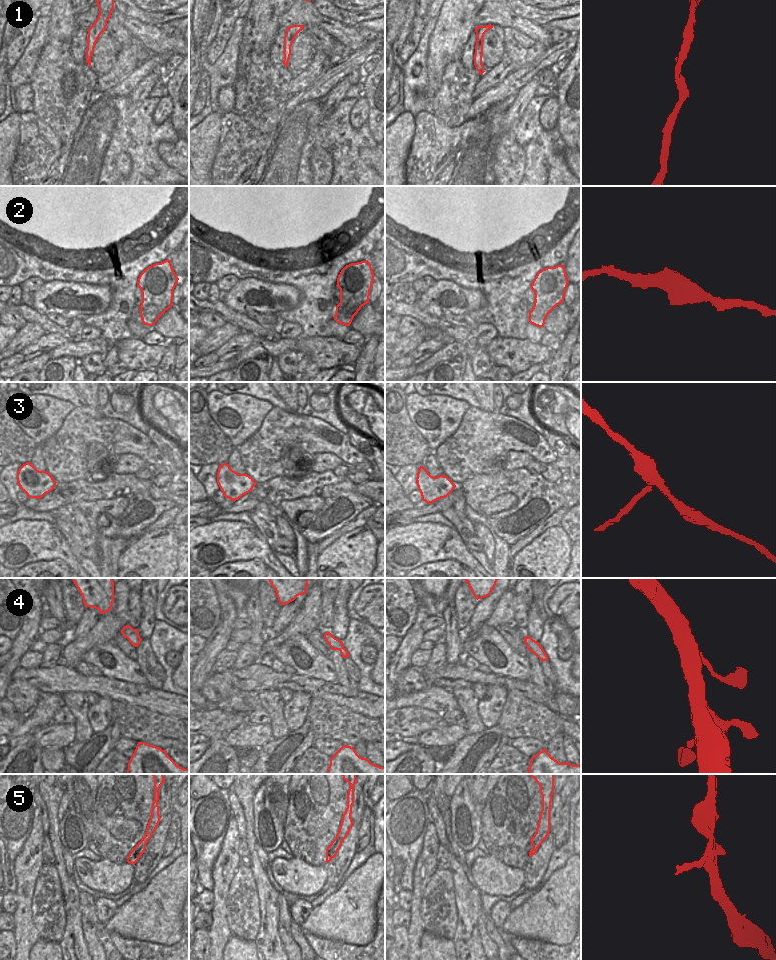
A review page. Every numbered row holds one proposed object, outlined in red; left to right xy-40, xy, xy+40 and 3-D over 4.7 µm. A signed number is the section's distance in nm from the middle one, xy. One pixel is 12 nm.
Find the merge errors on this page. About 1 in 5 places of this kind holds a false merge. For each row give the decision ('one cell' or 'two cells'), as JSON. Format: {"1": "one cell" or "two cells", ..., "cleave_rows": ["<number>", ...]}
{"1": "one cell", "2": "two cells", "3": "one cell", "4": "one cell", "5": "one cell", "cleave_rows": ["2"]}

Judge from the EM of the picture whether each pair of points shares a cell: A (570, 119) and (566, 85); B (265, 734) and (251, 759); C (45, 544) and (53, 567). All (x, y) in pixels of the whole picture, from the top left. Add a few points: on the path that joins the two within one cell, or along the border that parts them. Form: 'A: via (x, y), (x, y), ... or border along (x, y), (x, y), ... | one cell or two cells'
A: via (570, 111), (564, 99), (565, 93) | one cell
B: border along (258, 747), (242, 747), (239, 749) | two cells
C: border along (28, 563), (57, 559), (64, 561), (70, 567) | two cells

